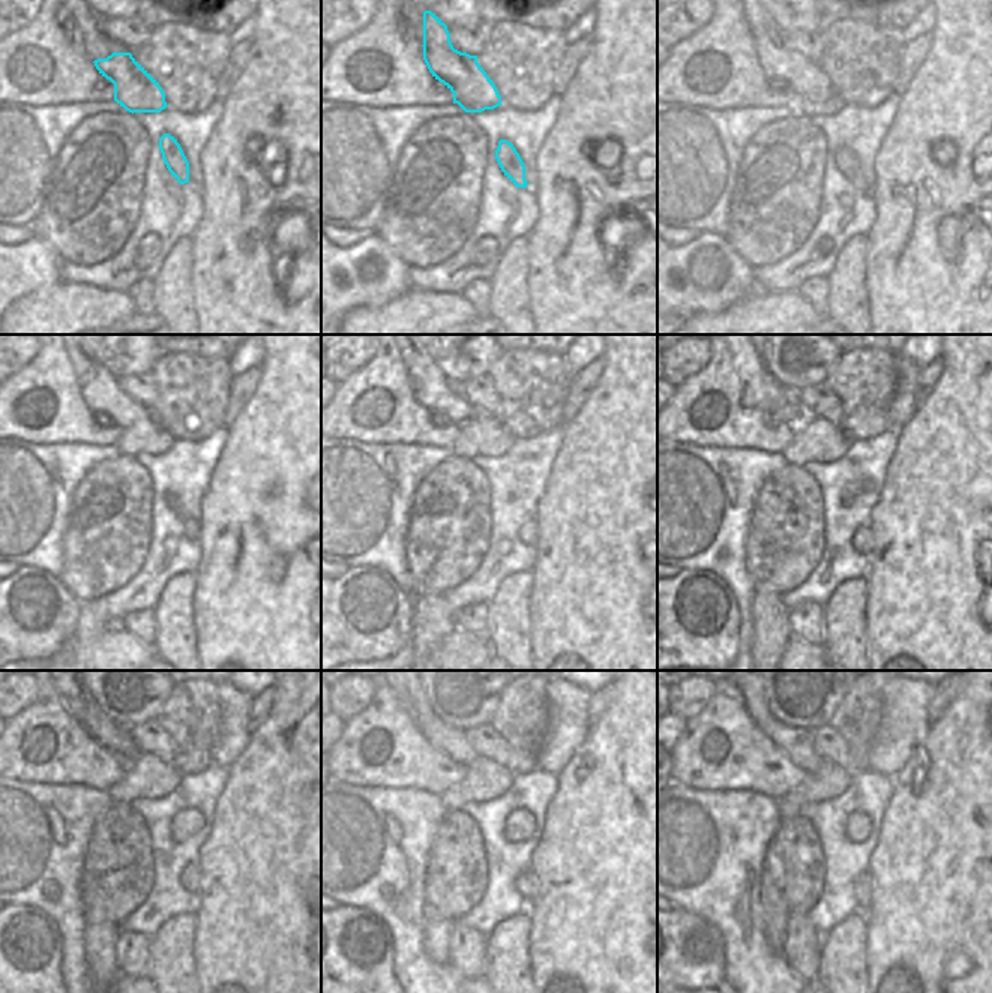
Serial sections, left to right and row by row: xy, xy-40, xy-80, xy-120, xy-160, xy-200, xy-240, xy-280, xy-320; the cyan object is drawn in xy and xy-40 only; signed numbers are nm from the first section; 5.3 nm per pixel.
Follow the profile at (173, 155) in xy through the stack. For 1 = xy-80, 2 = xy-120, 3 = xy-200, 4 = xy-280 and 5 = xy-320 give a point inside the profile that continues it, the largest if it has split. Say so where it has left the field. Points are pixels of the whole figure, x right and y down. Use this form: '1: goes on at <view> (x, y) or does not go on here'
1: goes on at xy-80 (845, 159)
2: goes on at xy-120 (191, 530)
3: goes on at xy-200 (862, 539)
4: goes on at xy-280 (527, 881)
5: goes on at xy-320 (863, 887)

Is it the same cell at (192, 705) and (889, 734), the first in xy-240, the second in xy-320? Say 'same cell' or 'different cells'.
different cells

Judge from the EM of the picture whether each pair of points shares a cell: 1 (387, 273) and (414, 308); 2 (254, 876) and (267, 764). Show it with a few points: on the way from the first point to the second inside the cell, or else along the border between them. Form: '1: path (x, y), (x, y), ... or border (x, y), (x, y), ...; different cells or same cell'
1: border (411, 287), (378, 306), (369, 306); different cells
2: path (267, 848), (267, 792); same cell

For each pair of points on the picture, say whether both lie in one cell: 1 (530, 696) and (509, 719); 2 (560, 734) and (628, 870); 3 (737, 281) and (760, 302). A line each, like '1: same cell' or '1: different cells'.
1: same cell
2: different cells
3: different cells

